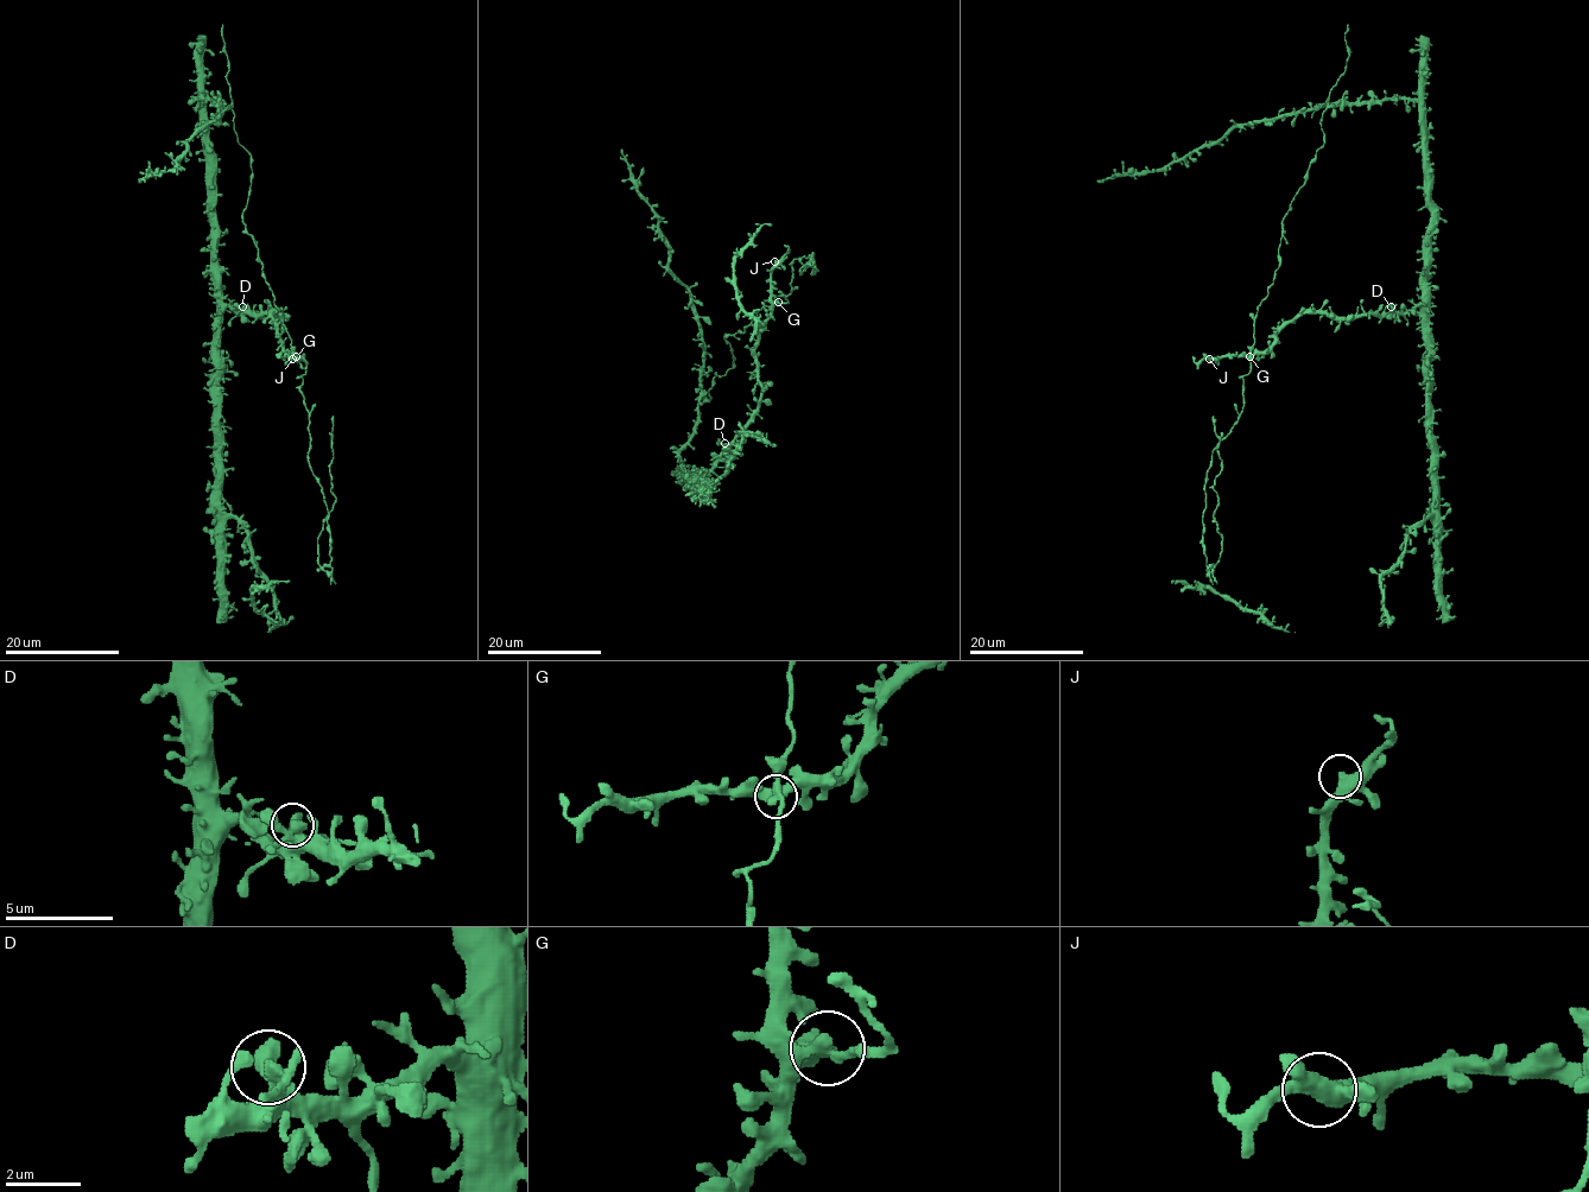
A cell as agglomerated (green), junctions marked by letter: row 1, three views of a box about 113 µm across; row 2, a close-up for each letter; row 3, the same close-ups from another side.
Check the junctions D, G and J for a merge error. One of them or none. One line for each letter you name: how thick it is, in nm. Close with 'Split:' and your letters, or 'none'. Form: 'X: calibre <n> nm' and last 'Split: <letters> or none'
G: calibre 320 nm
Split: G

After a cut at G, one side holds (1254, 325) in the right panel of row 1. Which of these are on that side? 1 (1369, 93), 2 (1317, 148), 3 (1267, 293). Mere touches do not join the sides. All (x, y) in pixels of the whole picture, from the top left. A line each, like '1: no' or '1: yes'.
1: no
2: yes
3: yes

